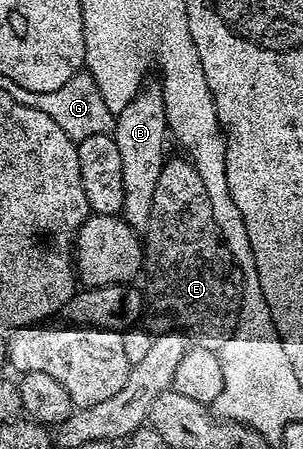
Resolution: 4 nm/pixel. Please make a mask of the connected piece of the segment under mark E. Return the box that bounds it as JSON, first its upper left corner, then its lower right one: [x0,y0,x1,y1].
[144,157,242,352]

